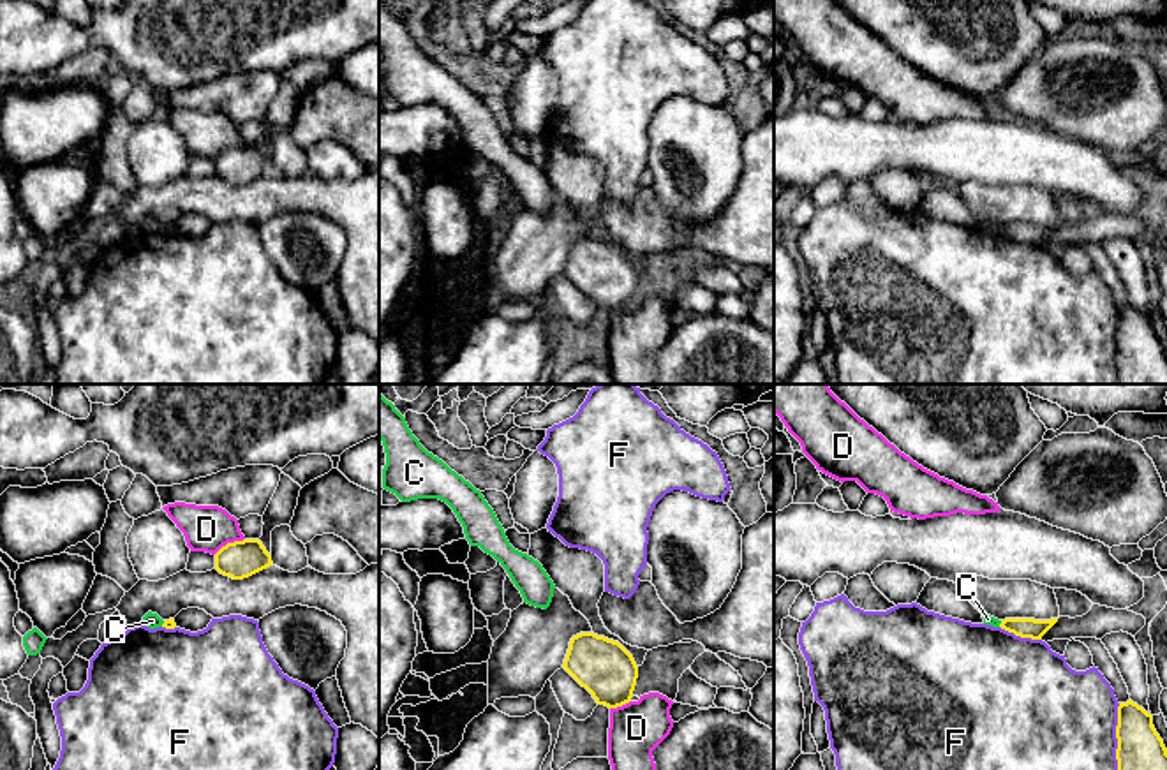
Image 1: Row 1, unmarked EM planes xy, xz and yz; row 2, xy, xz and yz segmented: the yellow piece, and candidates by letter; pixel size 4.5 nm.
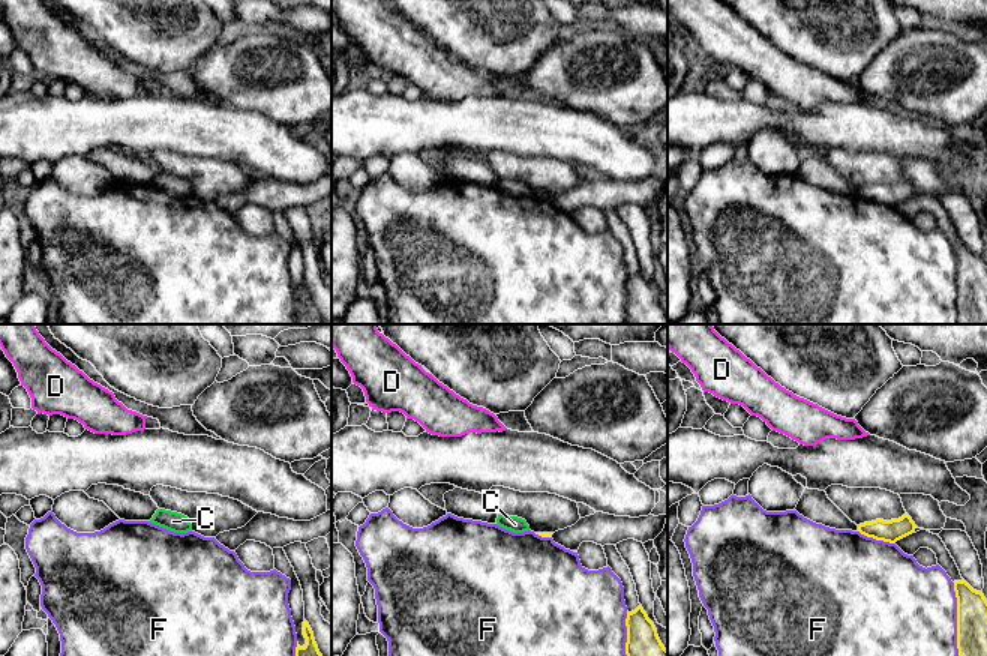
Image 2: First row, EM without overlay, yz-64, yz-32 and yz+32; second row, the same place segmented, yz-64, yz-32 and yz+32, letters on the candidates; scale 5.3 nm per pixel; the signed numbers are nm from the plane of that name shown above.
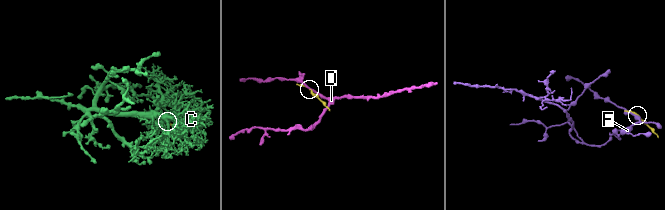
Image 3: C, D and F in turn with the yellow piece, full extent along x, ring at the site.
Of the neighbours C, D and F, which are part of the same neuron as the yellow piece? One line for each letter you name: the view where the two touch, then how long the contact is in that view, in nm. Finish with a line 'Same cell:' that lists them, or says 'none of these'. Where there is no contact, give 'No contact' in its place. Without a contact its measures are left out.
Same cell: none of these

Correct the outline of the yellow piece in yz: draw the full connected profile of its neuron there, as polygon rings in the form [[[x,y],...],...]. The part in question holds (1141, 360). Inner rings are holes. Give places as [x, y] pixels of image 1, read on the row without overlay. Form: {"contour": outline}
{"contour": [[[1128,305],[1118,312],[1118,384],[1167,384],[1167,354],[1153,321]]]}

